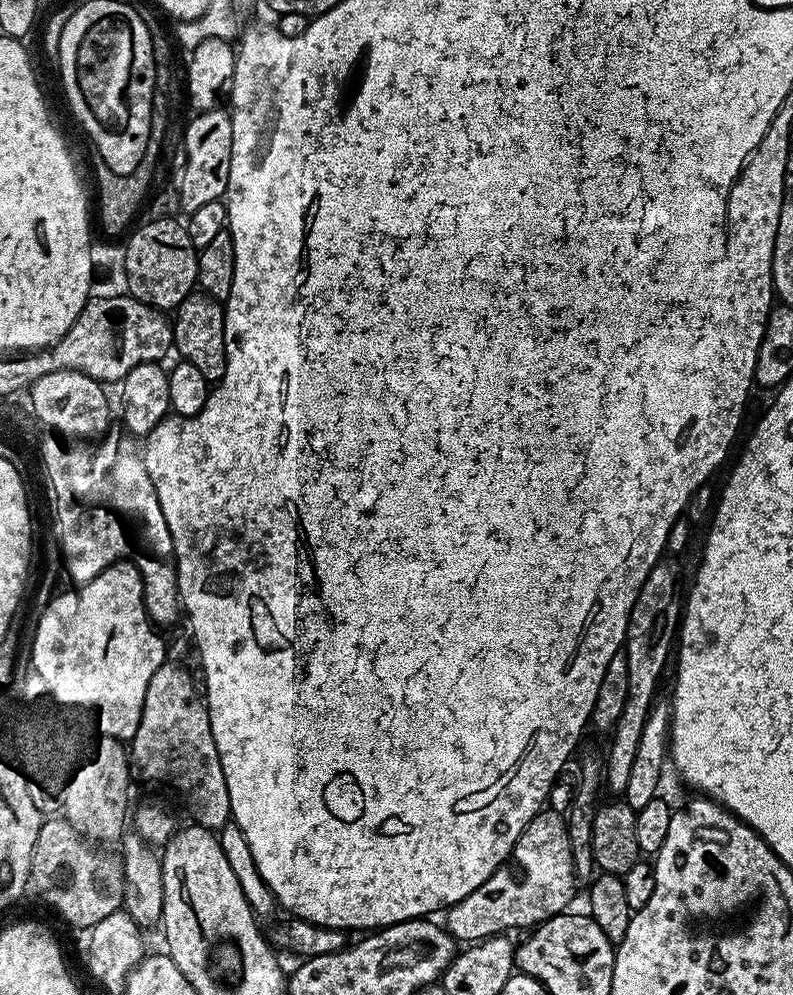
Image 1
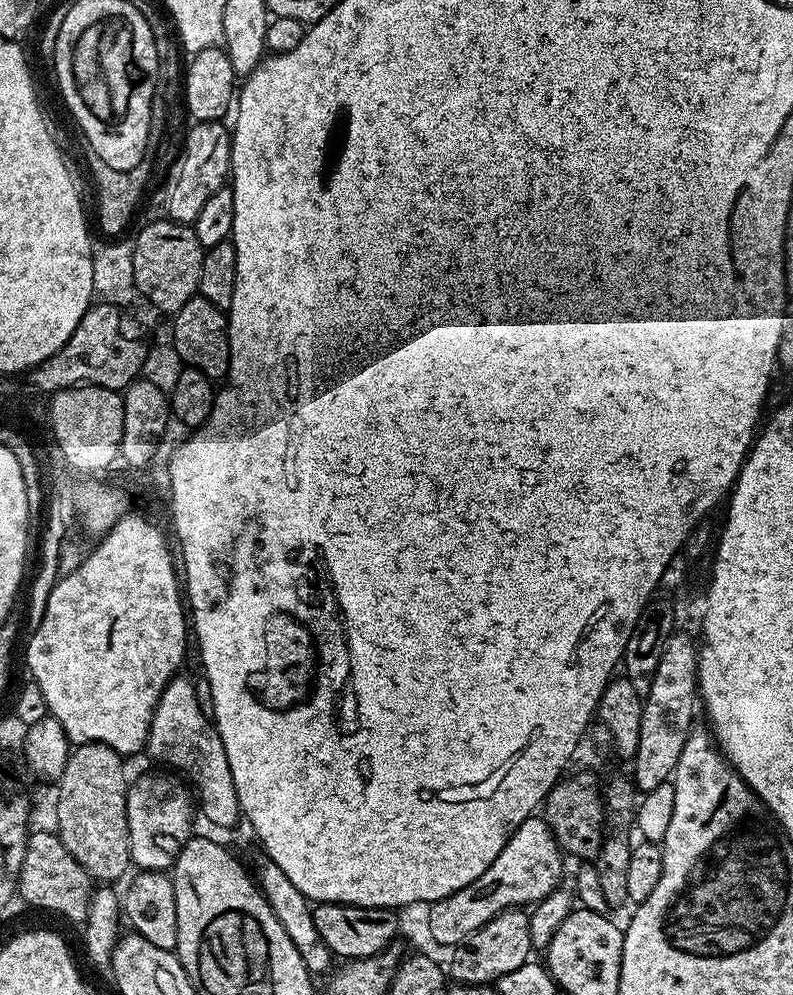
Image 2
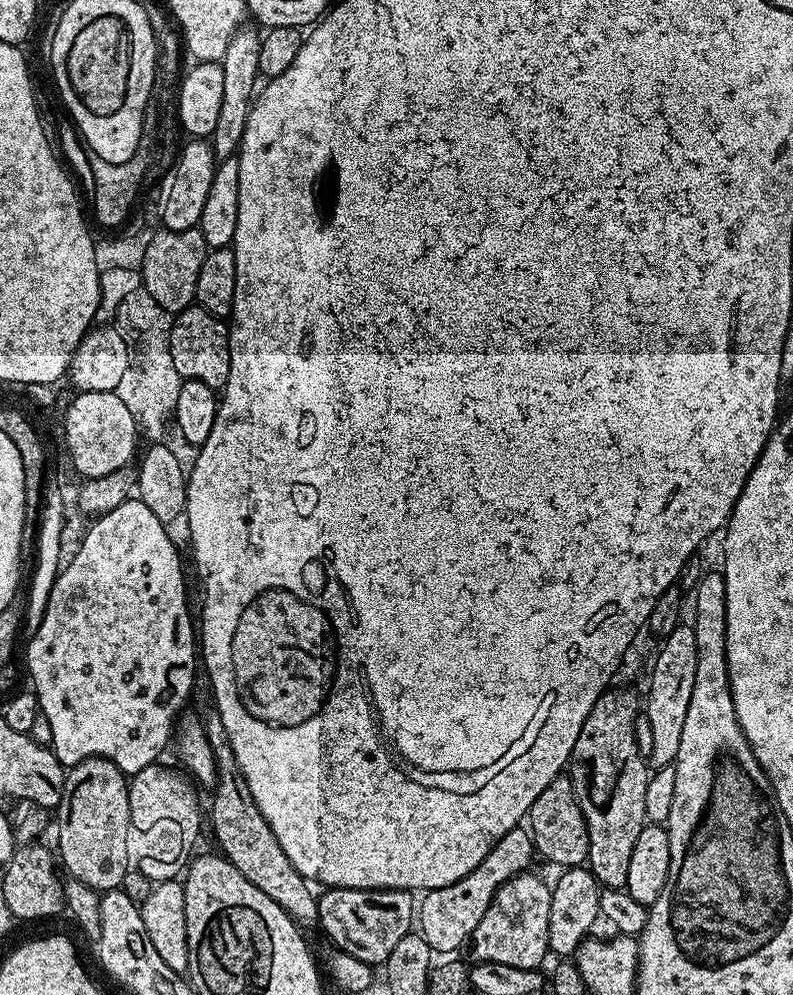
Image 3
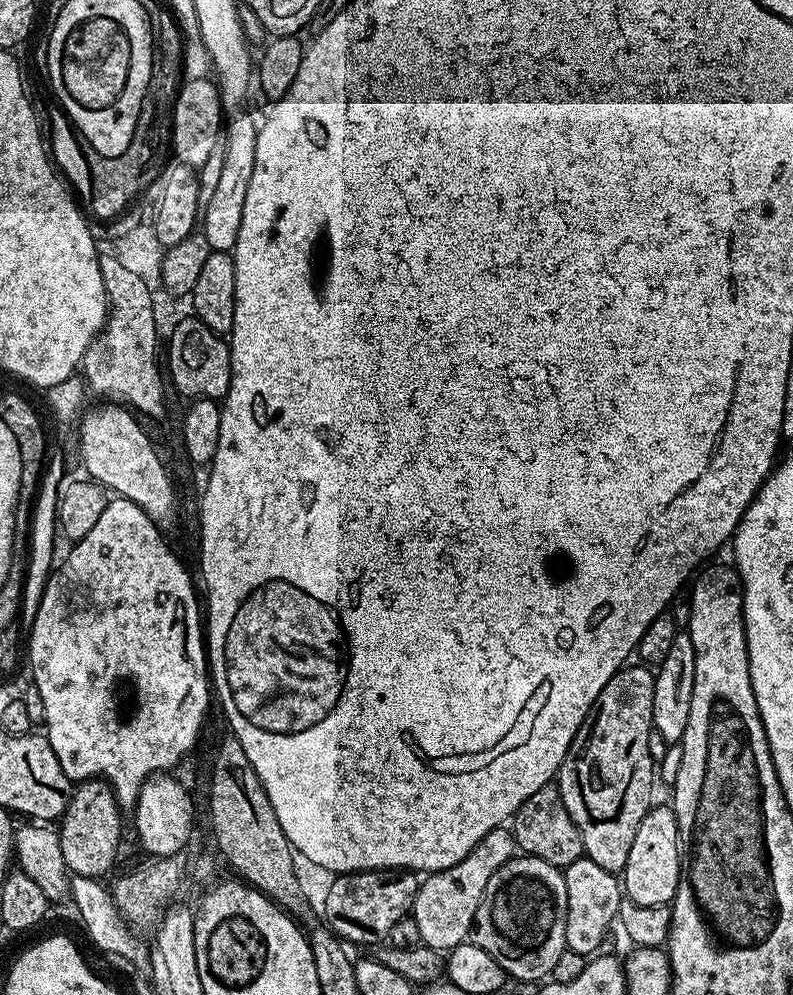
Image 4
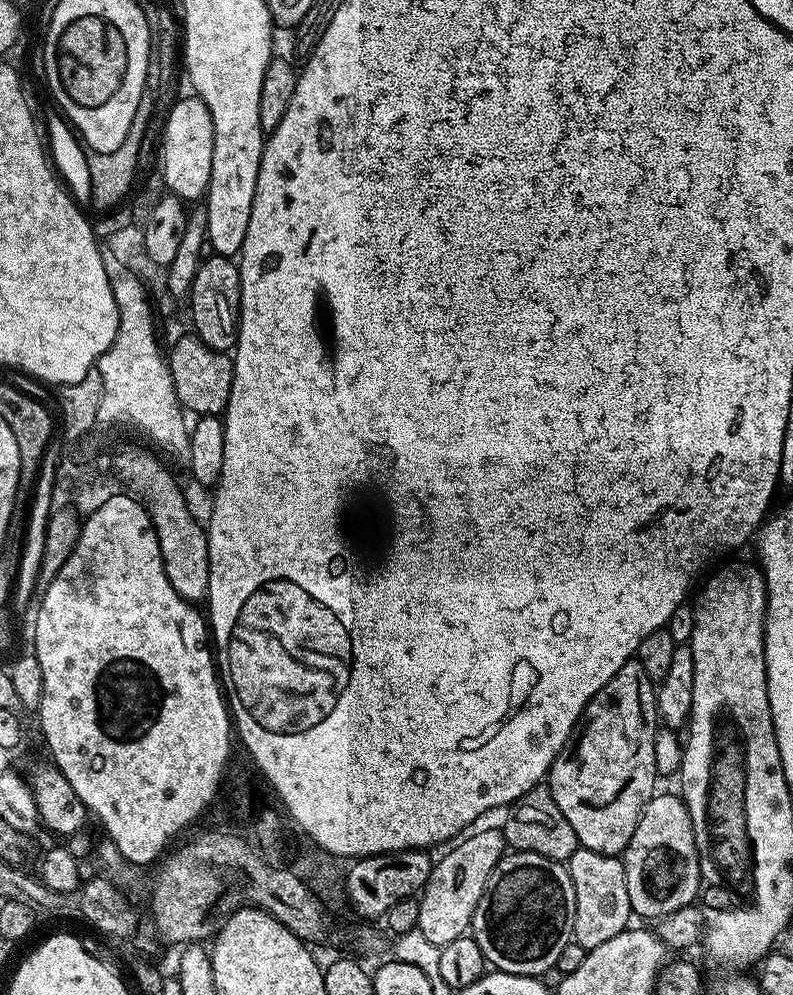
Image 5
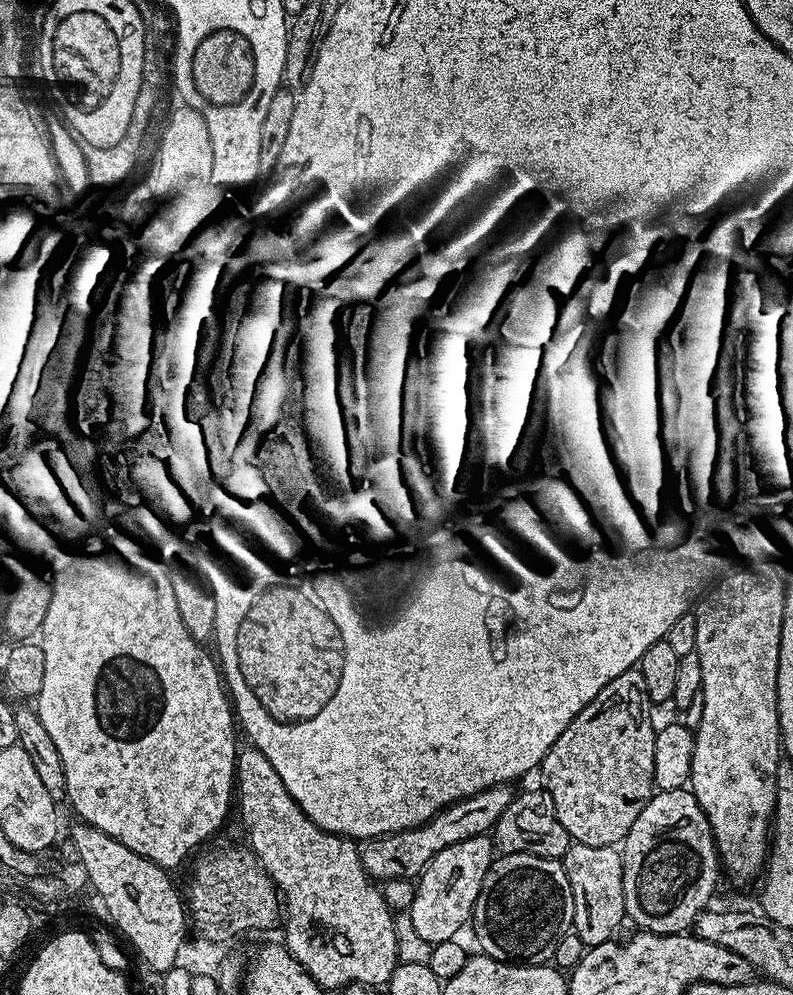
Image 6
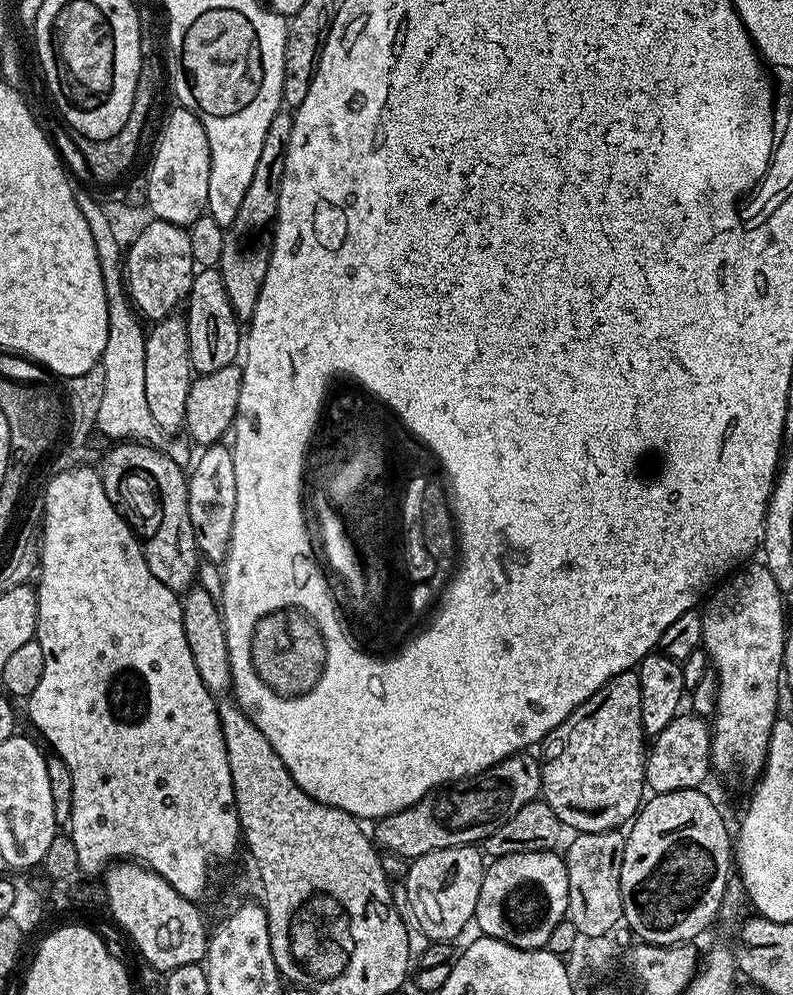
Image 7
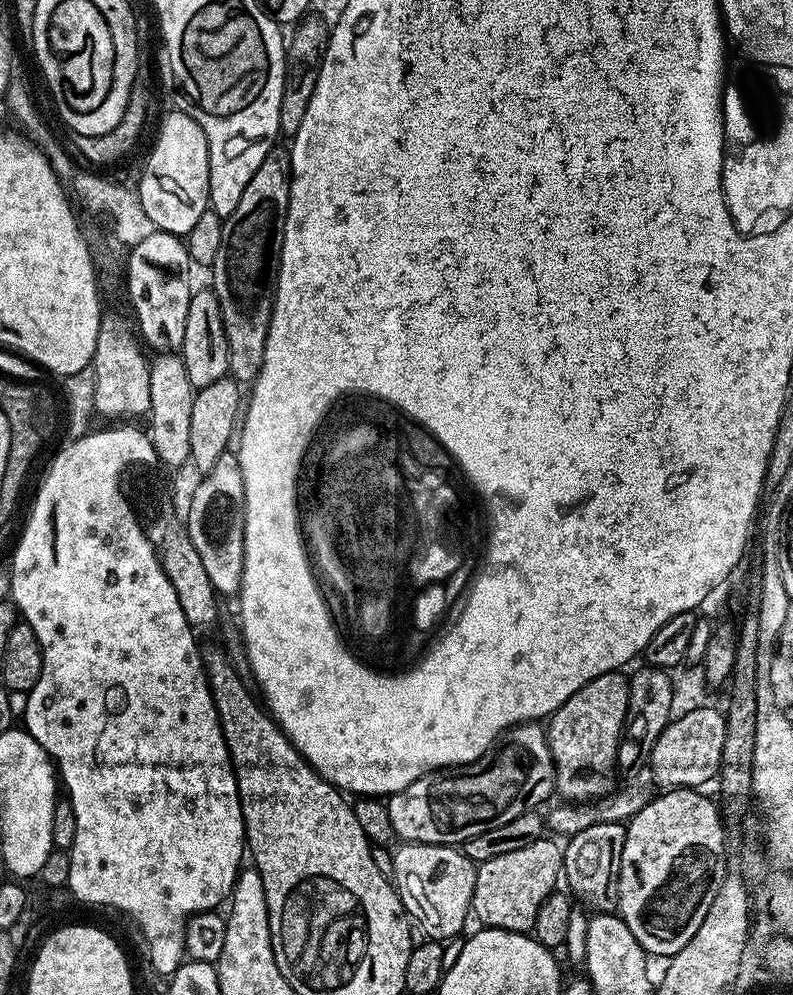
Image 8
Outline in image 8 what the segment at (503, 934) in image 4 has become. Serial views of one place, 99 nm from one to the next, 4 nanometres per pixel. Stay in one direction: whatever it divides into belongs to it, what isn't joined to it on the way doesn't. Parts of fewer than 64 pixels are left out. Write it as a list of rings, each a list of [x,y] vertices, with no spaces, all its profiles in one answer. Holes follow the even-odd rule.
[[[545,838],[538,842],[530,842],[522,850],[510,850],[510,854],[498,854],[498,858],[490,858],[482,862],[476,869],[474,894],[472,895],[471,915],[476,916],[486,928],[501,928],[511,932],[531,933],[538,918],[539,908],[546,902],[549,895],[557,891],[556,883],[561,883],[564,866],[565,849],[552,838]]]

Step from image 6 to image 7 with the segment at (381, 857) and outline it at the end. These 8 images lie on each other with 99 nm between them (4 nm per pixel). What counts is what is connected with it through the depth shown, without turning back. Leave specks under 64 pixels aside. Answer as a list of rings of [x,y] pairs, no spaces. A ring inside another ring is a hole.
[[[532,754],[508,756],[502,762],[498,762],[485,772],[480,772],[477,776],[469,776],[467,780],[458,780],[454,786],[441,786],[434,792],[426,793],[414,806],[375,821],[375,843],[385,853],[396,853],[405,858],[415,858],[434,850],[483,842],[490,833],[498,830],[498,826],[502,826],[502,822],[506,822],[506,818],[514,818],[514,814],[518,814],[518,810],[522,810],[522,806],[526,806],[526,802],[535,800],[541,795],[541,761],[535,755],[534,757],[528,755]]]

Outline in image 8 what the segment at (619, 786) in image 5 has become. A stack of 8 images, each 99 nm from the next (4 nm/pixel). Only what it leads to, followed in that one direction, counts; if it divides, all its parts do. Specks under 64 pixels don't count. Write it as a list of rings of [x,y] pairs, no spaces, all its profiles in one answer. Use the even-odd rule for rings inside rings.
[[[614,670],[592,679],[556,708],[547,721],[548,745],[556,770],[555,791],[563,801],[585,803],[613,789],[611,775],[617,771],[617,748],[629,708],[629,677],[624,674]]]

